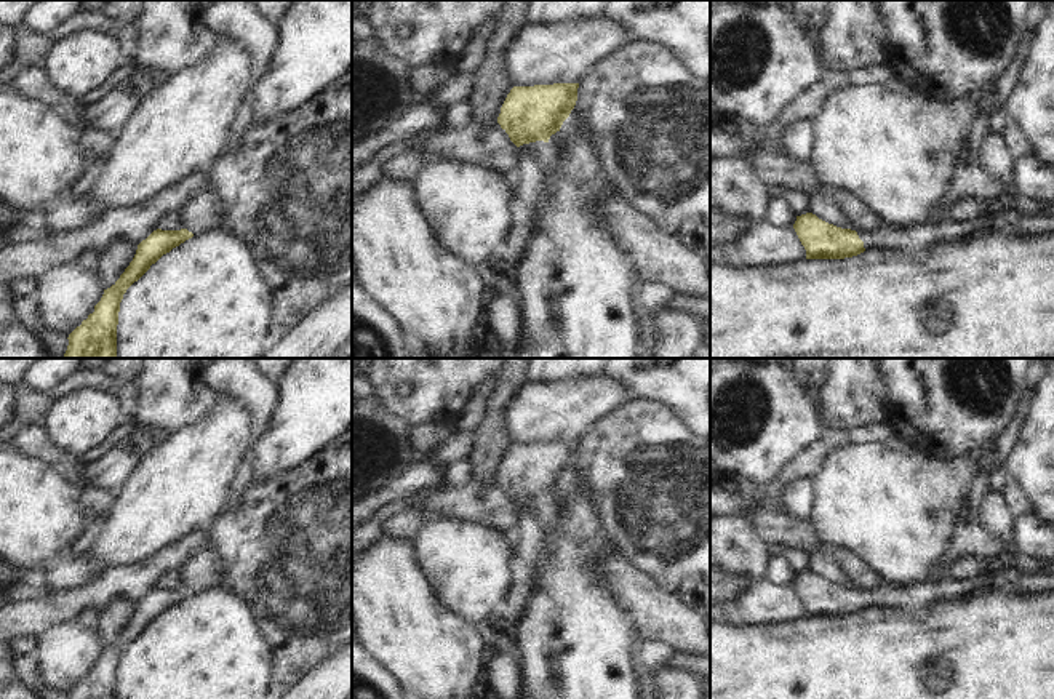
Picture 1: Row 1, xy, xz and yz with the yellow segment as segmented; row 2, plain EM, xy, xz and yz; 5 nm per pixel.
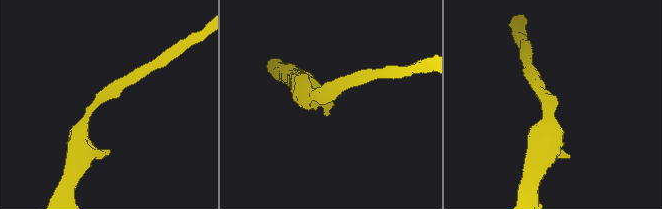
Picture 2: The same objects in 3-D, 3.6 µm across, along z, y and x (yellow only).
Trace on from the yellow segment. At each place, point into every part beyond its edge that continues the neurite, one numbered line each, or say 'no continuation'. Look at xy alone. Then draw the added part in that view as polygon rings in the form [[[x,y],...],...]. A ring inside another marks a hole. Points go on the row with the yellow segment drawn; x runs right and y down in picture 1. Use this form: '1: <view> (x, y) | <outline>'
no continuation

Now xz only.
1: xz (531, 186) | [[[520,146],[520,168],[515,181],[513,226],[507,243],[513,256],[526,258],[537,234],[537,214],[547,206],[549,179],[528,146]]]

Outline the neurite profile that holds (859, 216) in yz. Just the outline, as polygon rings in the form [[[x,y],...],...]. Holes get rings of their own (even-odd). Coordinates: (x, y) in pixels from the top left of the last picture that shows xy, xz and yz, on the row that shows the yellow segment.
[[[836,189],[833,190],[833,197],[848,218],[851,230],[857,234],[878,234],[883,229],[883,224],[875,218],[872,210],[856,195]]]

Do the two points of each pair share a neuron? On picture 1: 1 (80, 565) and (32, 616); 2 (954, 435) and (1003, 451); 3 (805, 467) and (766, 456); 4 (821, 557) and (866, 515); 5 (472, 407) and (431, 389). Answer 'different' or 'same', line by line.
1: different
2: different
3: different
4: different
5: different

